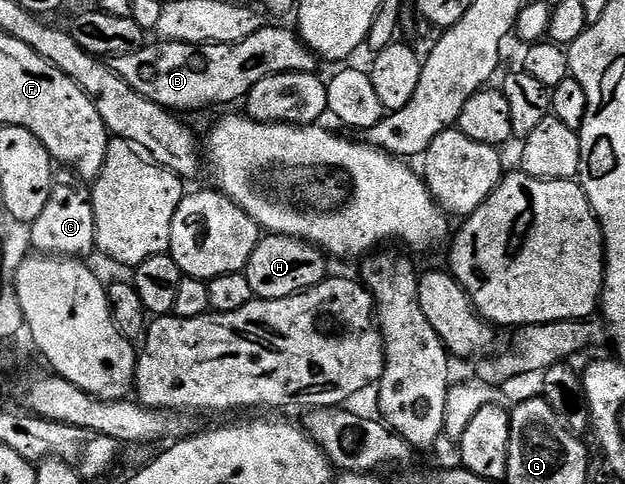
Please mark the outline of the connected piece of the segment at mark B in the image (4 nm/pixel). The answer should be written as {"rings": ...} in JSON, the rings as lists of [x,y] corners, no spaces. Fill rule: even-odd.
{"rings":[[[262,25],[259,32],[247,36],[247,40],[238,42],[167,42],[150,41],[139,52],[131,52],[127,56],[112,59],[111,65],[120,78],[127,80],[139,96],[147,96],[155,104],[167,110],[201,110],[204,106],[225,106],[228,102],[248,99],[251,88],[259,84],[259,80],[267,80],[267,76],[279,76],[287,72],[300,74],[317,74],[319,59],[312,48],[301,39],[301,35],[292,29],[284,30],[281,26]]]}

